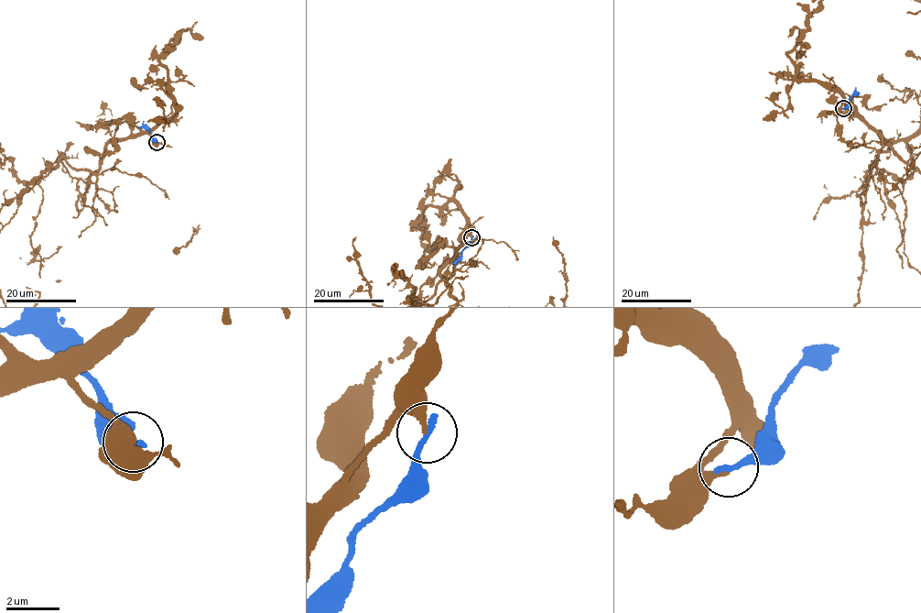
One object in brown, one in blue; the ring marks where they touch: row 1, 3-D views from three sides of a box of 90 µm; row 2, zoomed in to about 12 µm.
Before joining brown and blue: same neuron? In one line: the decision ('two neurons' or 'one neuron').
two neurons

